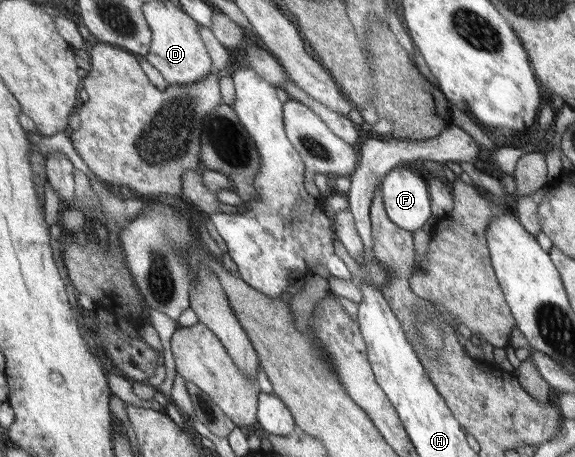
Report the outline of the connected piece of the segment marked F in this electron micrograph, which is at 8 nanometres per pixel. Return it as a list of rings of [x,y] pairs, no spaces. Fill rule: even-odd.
[[[402,167],[390,170],[382,179],[380,193],[389,220],[412,235],[430,217],[426,181],[409,170]]]

